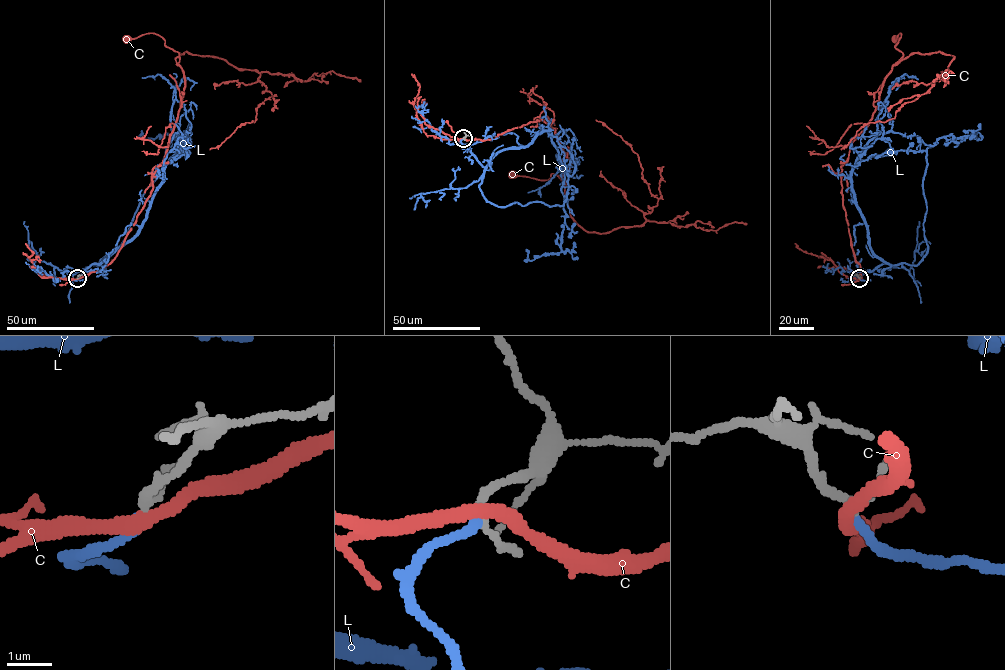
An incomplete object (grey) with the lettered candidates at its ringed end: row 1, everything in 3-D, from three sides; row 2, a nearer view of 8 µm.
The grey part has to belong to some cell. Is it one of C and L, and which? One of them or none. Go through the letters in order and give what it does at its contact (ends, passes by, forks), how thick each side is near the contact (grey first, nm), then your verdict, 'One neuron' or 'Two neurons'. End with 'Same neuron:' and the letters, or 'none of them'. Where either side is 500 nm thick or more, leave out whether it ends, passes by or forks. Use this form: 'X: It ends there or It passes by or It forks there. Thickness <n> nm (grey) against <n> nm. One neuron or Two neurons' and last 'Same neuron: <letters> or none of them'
C: It passes by. Thickness 180 nm (grey) against 320 nm. Two neurons
L: It ends there. Thickness 170 nm (grey) against 190 nm. One neuron
Same neuron: L

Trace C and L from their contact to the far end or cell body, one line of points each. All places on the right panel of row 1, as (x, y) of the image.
C: (859, 278), (841, 168), (850, 144), (872, 117), (883, 81), (903, 55), (895, 47), (901, 33), (895, 38)
L: (859, 278), (881, 264), (916, 265), (925, 255), (927, 149), (940, 138), (981, 139), (976, 131), (970, 135)

